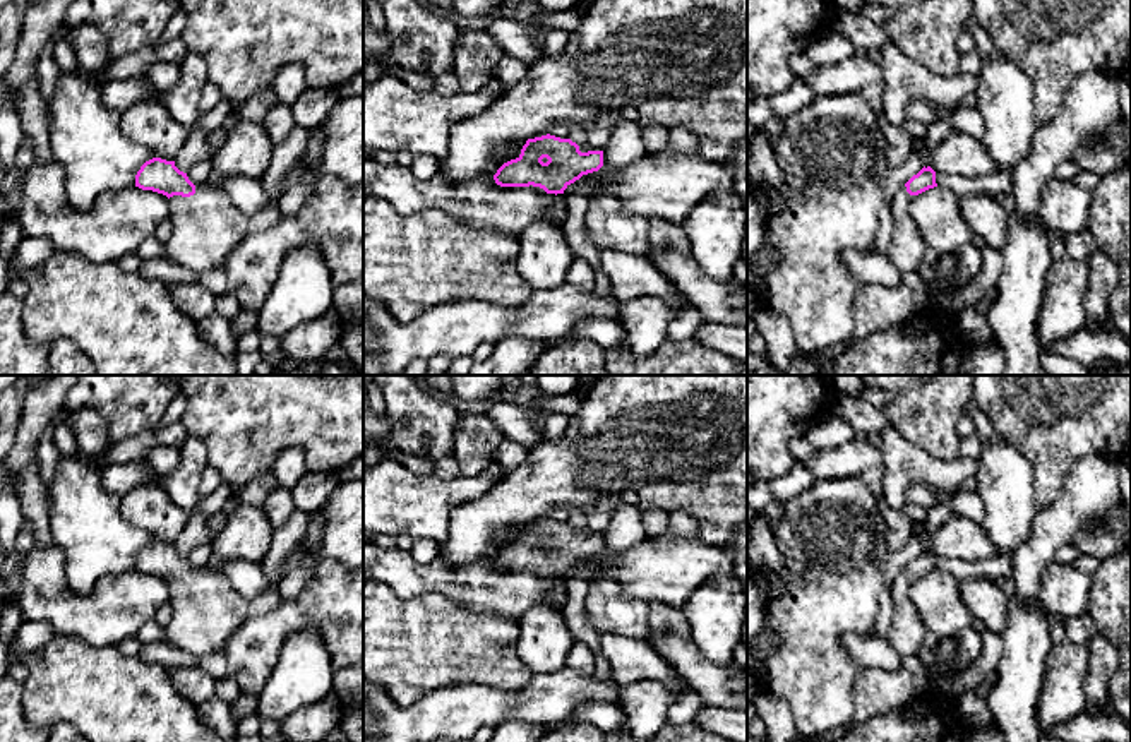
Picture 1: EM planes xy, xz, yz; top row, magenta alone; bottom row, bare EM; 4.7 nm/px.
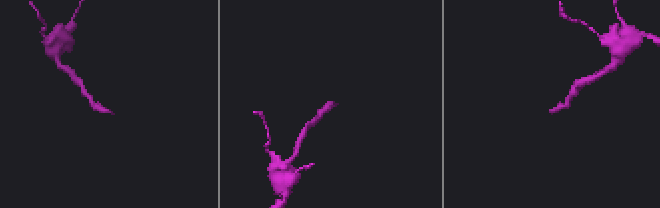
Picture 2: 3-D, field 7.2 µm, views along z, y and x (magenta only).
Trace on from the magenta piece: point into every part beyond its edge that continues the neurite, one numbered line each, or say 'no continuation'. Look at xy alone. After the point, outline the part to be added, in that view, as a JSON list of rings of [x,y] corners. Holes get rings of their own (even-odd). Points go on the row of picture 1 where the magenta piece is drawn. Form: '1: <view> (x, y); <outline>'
1: xy (206, 227); [[[295,127],[272,149],[269,170],[260,178],[271,202],[255,216],[238,211],[219,188],[195,185],[190,197],[170,197],[173,233],[165,243],[166,259],[195,272],[223,269],[230,252],[248,233],[279,223],[278,200],[295,163],[307,153],[310,130]]]

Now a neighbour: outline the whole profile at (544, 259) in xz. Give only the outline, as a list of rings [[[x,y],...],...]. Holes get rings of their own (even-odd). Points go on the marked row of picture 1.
[[[535,223],[519,238],[516,269],[531,290],[552,290],[567,283],[574,259],[562,230]]]

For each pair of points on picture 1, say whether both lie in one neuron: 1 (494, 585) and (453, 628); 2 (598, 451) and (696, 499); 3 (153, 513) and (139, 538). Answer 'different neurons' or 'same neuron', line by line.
1: different neurons
2: same neuron
3: different neurons

